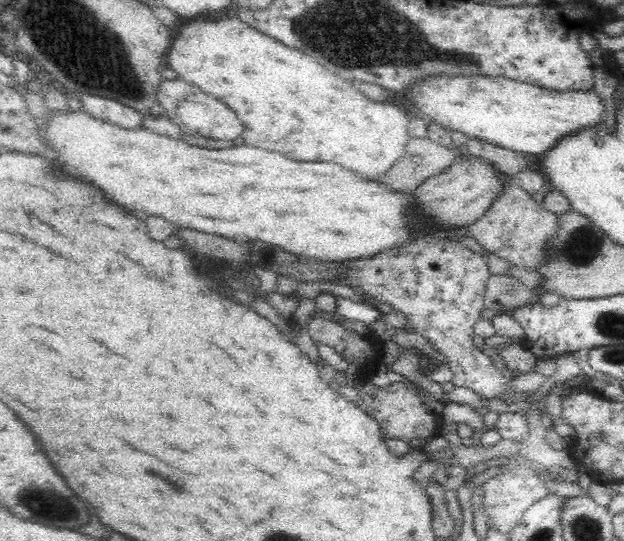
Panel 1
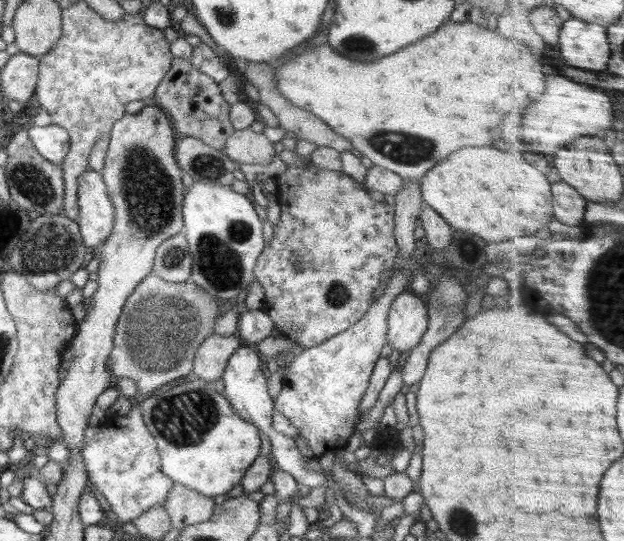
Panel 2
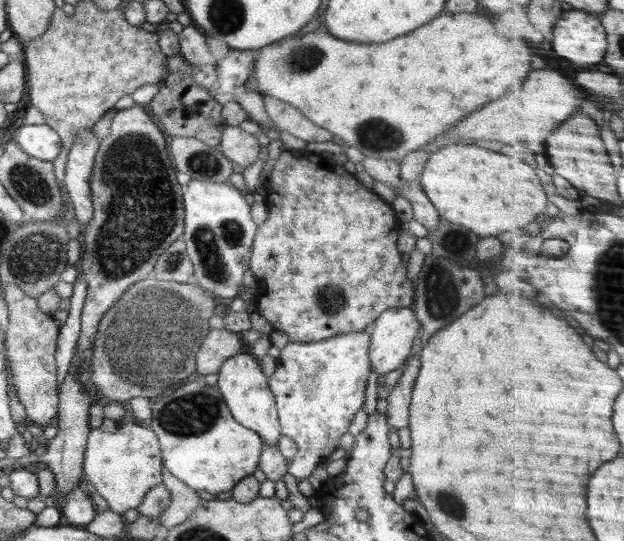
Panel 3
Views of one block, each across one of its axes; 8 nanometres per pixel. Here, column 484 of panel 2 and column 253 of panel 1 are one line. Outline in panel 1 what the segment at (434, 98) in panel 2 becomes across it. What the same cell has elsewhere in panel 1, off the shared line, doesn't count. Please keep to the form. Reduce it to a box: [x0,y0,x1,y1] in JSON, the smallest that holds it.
[168,12,410,180]

